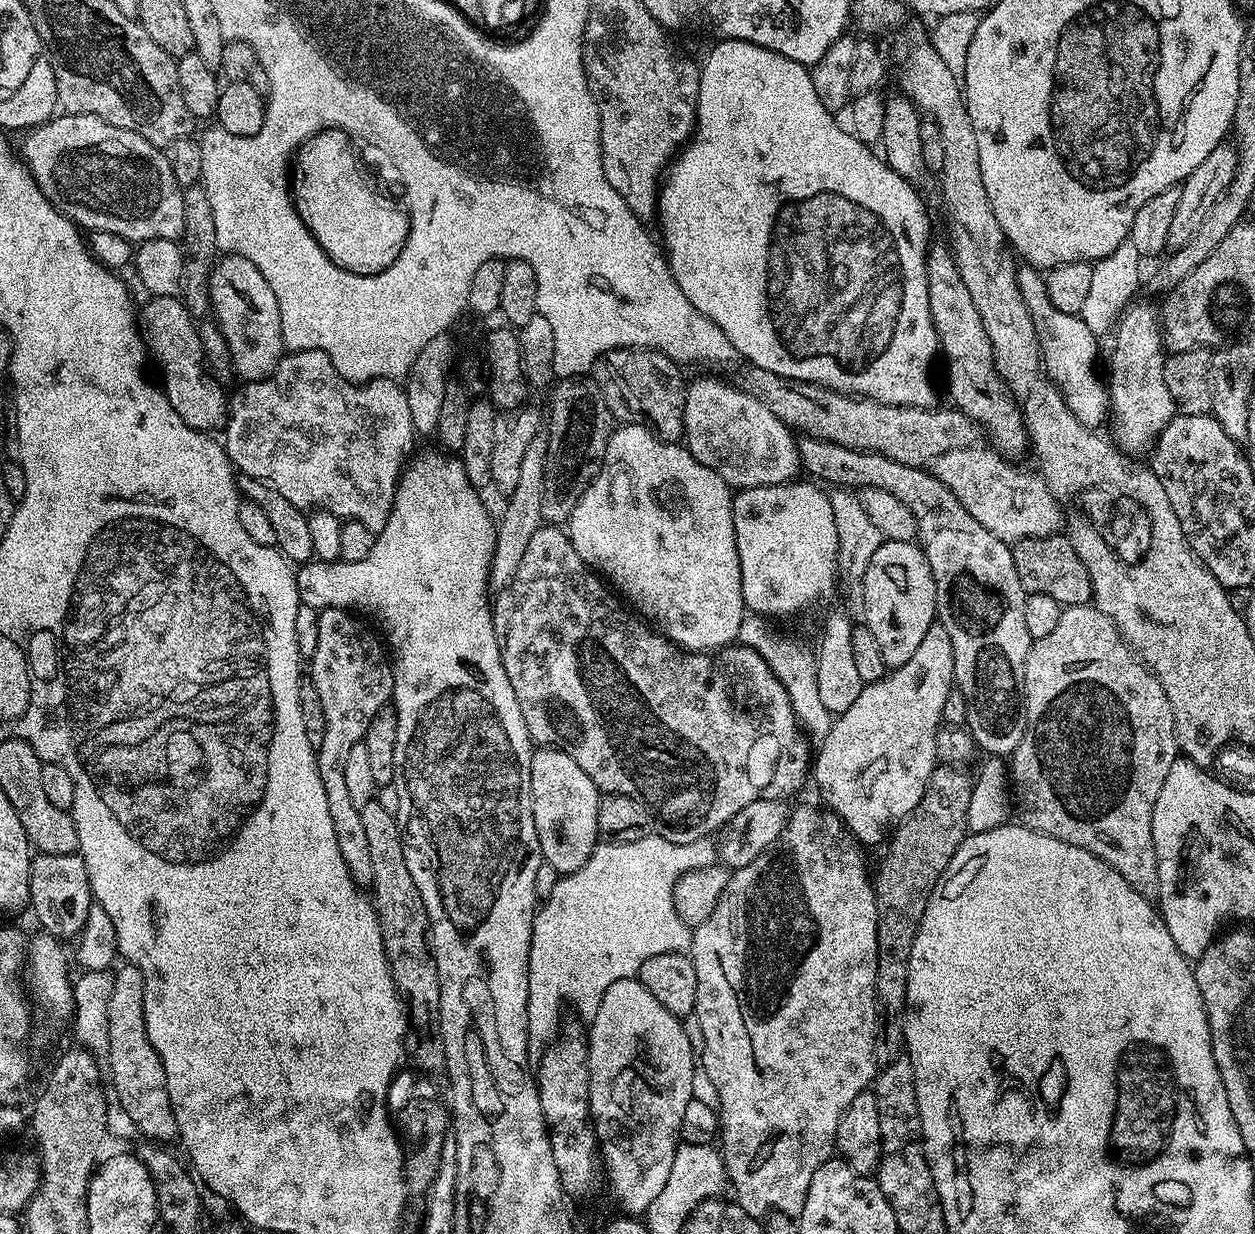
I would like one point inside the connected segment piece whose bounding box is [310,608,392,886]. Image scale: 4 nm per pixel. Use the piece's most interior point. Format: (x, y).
(352, 672)

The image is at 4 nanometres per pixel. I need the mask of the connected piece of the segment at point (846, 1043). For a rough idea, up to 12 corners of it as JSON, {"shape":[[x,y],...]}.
{"shape":[[795,809],[691,929],[734,1203],[799,1217],[878,1071],[878,906]]}

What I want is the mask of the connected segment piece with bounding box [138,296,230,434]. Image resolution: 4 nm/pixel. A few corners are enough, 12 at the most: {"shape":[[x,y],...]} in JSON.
{"shape":[[154,296],[138,328],[178,418],[216,434],[229,397],[183,299]]}

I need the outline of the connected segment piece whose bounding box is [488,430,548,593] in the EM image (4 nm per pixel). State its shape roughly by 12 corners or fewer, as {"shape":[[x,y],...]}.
{"shape":[[548,433],[522,457],[518,486],[498,516],[488,586],[512,581],[542,526]]}

